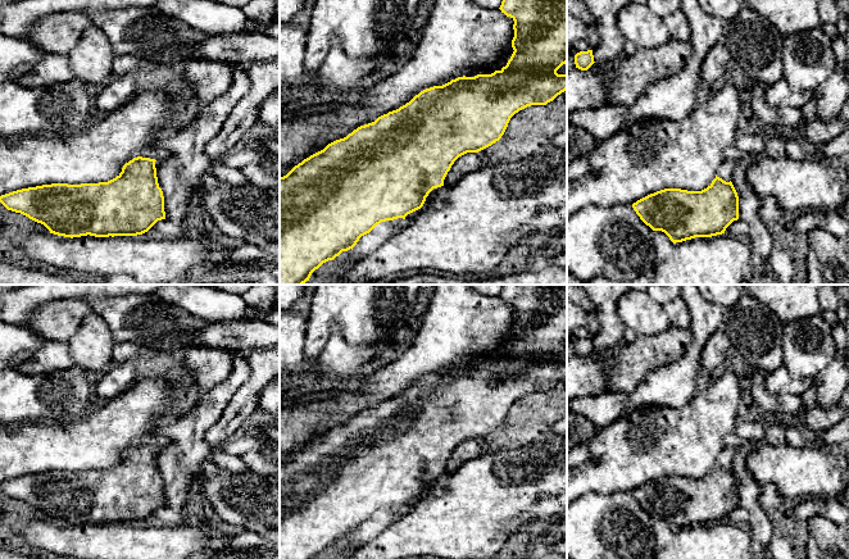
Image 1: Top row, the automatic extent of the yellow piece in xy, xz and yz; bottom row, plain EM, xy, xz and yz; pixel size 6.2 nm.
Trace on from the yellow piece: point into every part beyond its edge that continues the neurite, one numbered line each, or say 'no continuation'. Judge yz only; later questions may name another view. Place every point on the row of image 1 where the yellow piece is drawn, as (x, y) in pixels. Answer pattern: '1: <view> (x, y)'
1: yz (726, 169)

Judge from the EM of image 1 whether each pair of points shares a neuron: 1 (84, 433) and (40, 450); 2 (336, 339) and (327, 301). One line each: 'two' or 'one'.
1: one
2: two

